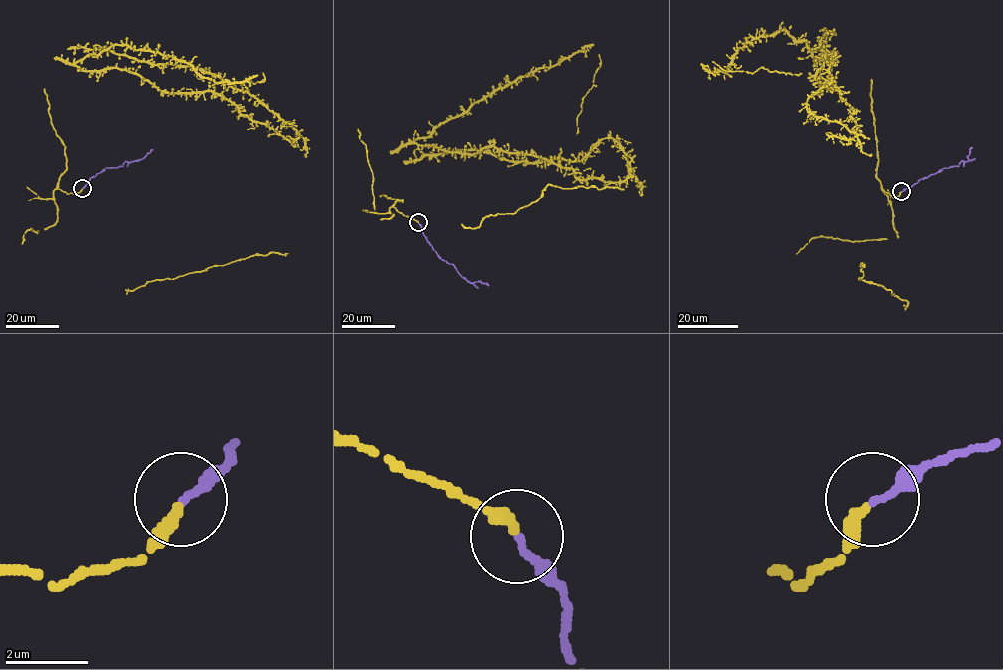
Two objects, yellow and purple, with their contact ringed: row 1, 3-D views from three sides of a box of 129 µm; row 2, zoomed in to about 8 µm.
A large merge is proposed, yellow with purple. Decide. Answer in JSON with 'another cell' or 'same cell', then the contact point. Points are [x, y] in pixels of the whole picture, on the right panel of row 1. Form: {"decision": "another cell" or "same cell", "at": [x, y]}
{"decision": "same cell", "at": [901, 191]}

